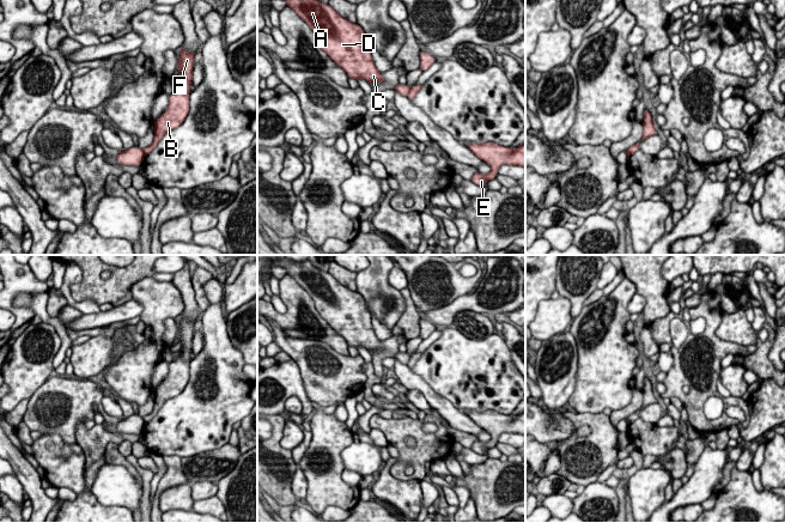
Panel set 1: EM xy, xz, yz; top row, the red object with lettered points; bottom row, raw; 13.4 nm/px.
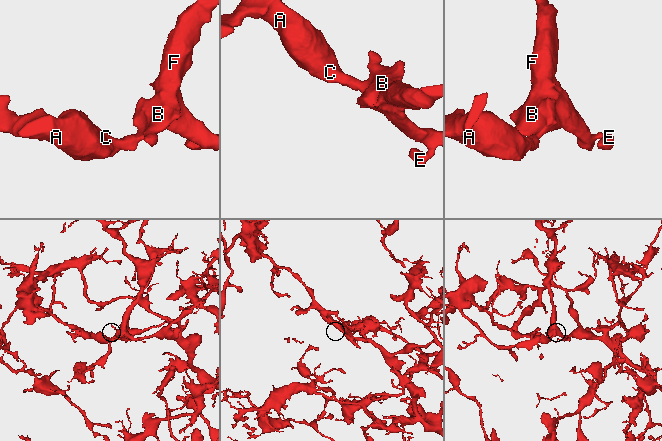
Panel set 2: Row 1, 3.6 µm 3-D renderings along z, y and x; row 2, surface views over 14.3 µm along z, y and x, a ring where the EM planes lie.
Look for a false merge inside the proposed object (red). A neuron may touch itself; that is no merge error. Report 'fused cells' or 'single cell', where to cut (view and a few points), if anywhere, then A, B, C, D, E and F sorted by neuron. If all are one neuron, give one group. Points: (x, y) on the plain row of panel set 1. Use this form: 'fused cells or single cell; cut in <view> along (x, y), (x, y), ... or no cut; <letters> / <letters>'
fused cells; cut in xz along (412, 356), (407, 364); A C D / B E F

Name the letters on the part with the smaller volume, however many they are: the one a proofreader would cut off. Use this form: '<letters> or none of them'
A, C, D

